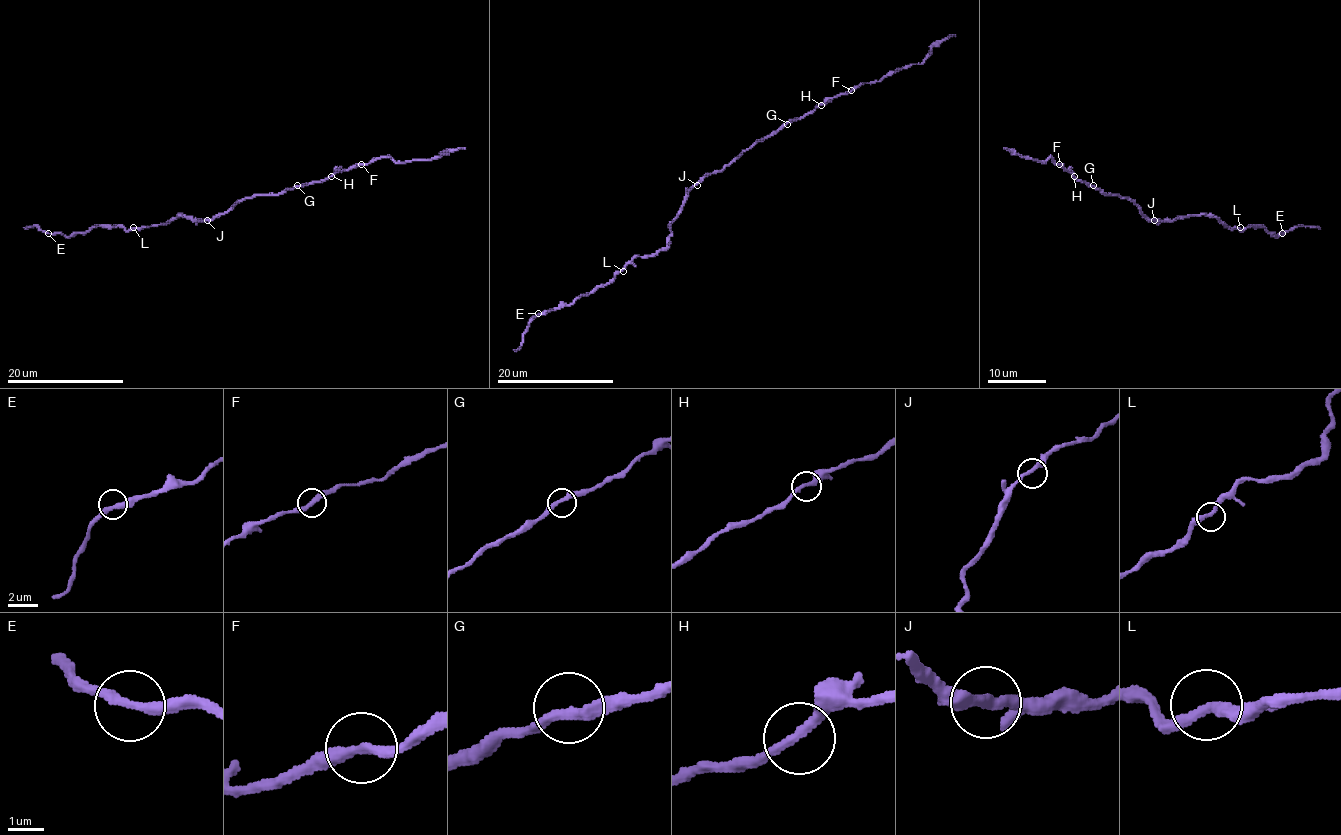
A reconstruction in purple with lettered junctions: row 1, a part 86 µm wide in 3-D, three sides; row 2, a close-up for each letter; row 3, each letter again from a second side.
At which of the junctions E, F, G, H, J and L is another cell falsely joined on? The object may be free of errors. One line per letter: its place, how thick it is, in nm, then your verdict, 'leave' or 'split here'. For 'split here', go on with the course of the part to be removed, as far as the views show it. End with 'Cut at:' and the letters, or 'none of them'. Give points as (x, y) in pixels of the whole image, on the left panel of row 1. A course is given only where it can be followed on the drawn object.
E: at (48, 233); 300 nm thick; leave
F: at (361, 164); 320 nm thick; split here; foreign part runs (362, 163), (391, 158), (395, 162), (430, 160), (443, 153), (465, 149)
G: at (297, 185); 320 nm thick; leave
H: at (331, 176); 280 nm thick; leave
J: at (207, 220); 300 nm thick; leave
L: at (133, 227); 300 nm thick; leave
Cut at: F

